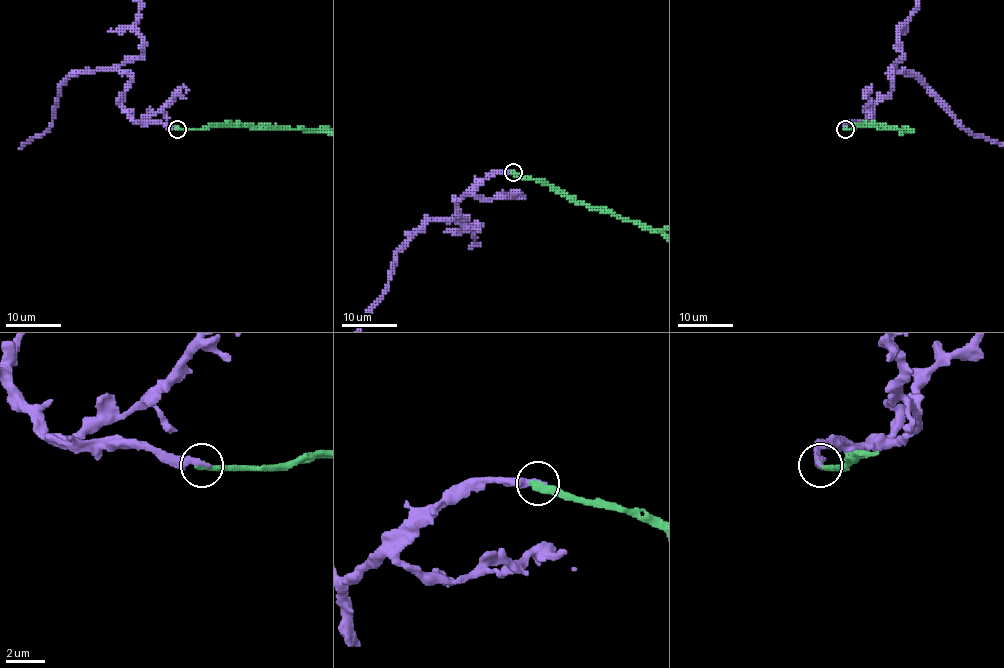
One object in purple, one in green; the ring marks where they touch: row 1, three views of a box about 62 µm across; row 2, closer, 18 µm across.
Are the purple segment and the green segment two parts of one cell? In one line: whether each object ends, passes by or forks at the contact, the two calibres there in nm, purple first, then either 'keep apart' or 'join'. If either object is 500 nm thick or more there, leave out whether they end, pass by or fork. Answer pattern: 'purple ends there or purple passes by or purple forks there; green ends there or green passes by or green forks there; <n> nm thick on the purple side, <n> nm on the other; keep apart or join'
purple ends there; green ends there; 320 nm thick on the purple side, 380 nm on the other; join

